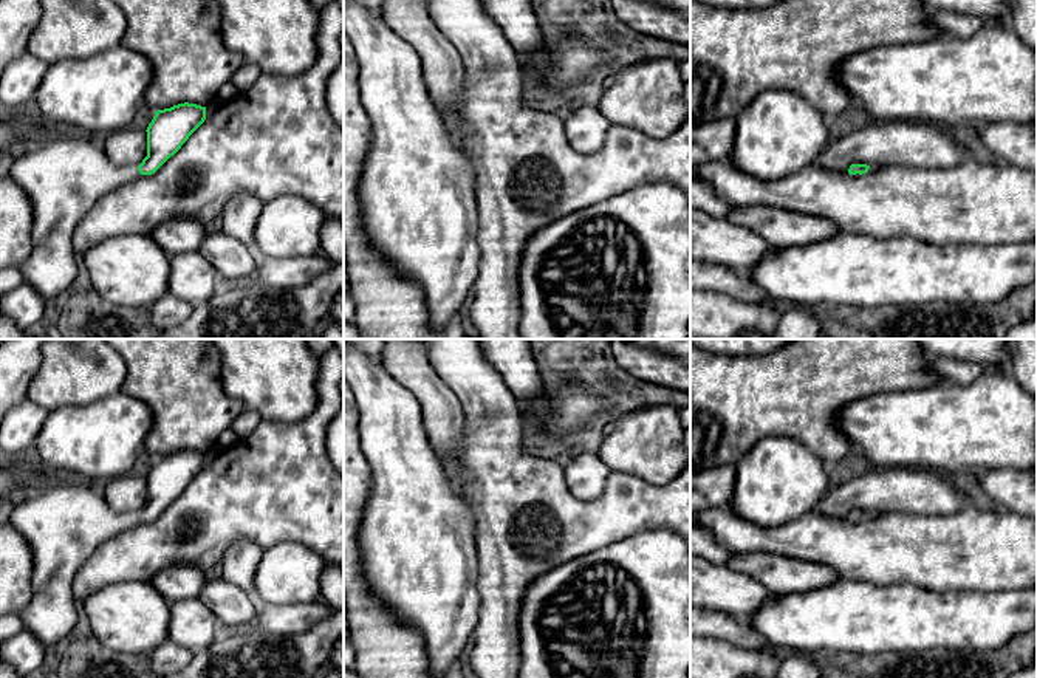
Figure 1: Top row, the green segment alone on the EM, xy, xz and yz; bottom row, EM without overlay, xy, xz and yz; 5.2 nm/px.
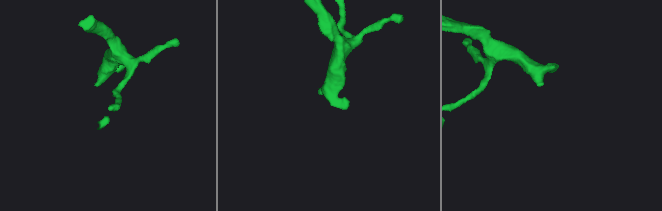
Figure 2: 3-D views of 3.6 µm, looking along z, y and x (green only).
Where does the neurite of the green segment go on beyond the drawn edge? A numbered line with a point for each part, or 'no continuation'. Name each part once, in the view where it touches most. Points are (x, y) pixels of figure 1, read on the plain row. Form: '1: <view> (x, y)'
1: xy (62, 523)

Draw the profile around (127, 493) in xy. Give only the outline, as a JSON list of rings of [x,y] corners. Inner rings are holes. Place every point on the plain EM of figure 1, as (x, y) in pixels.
[[[121,475],[99,485],[105,502],[116,512],[139,512],[147,503],[147,478]]]

